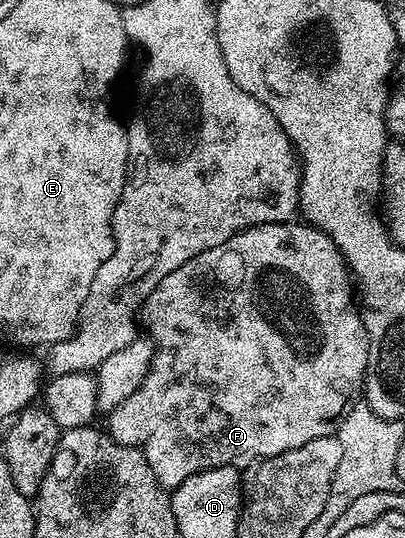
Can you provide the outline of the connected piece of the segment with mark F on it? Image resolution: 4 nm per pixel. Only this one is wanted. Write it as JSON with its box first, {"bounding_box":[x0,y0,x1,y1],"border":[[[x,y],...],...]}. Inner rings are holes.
{"bounding_box":[107,222,369,489],"border":[[[308,222],[297,223],[260,224],[243,230],[227,238],[227,242],[211,250],[203,250],[203,254],[191,258],[191,262],[183,262],[179,270],[171,270],[171,274],[167,274],[167,278],[163,278],[163,282],[159,282],[159,286],[155,286],[155,290],[151,290],[151,294],[145,299],[145,305],[139,313],[139,324],[144,335],[153,342],[153,361],[139,390],[135,390],[131,398],[123,398],[123,402],[119,402],[119,406],[108,413],[107,431],[124,448],[139,448],[144,451],[162,488],[175,489],[187,482],[191,474],[208,468],[248,466],[258,460],[266,460],[268,456],[295,450],[315,438],[334,435],[347,414],[351,414],[351,410],[362,399],[369,361],[369,343],[365,317],[355,295],[355,281],[344,256],[335,246],[335,242],[331,242],[328,234],[320,232]]]}

